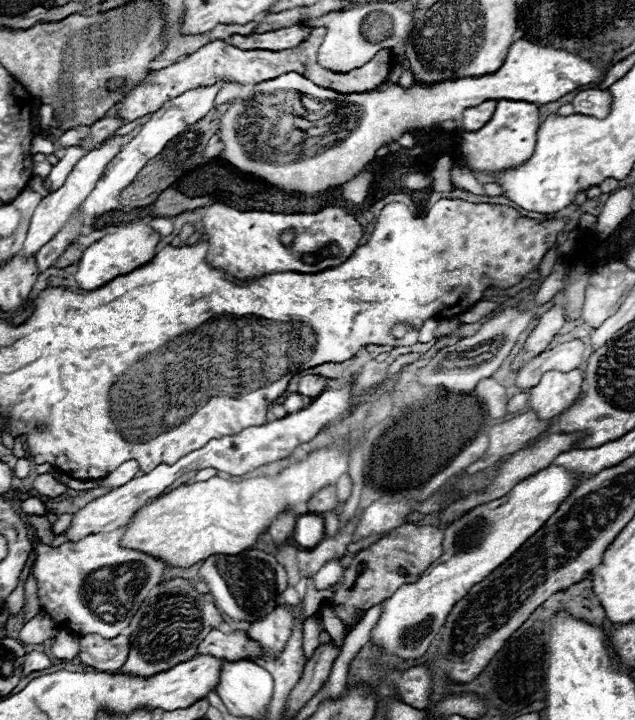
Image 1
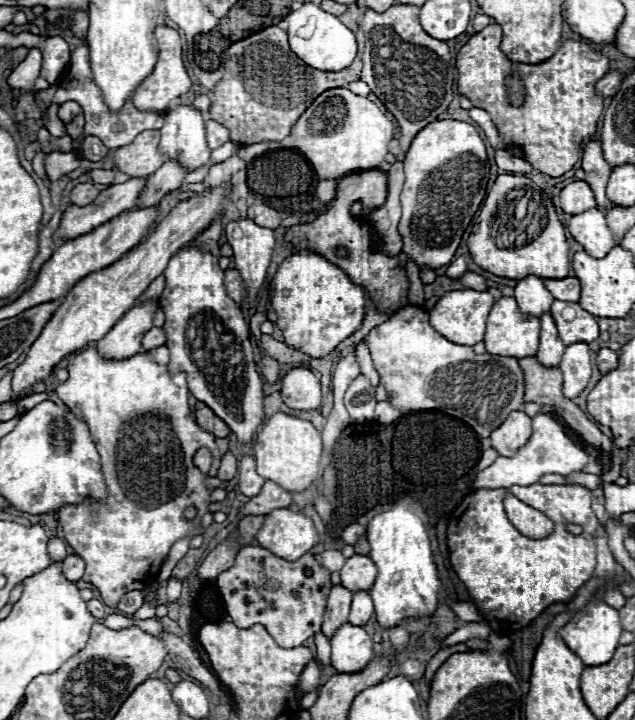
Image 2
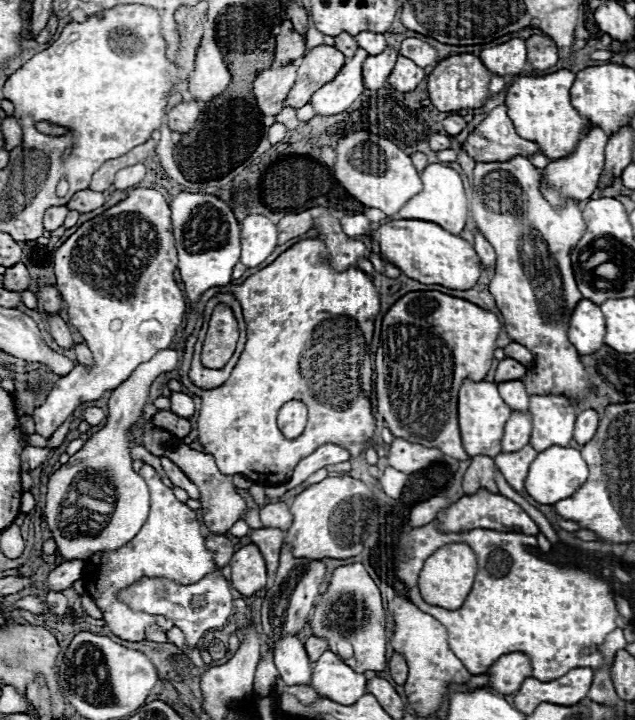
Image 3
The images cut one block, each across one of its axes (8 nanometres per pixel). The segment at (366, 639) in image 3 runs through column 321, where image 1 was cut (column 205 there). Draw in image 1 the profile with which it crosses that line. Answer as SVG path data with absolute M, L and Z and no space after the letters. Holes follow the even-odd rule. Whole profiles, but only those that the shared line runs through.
M172 580L172 582L164 582L160 586L152 588L152 594L148 594L148 602L144 602L144 606L140 606L140 610L136 612L136 618L132 618L128 630L132 630L130 634L130 654L128 654L128 662L124 664L124 670L120 672L128 672L128 674L138 674L138 676L152 676L156 672L168 670L180 662L186 662L190 658L194 658L196 654L196 646L206 638L206 634L218 624L224 622L222 612L206 600L204 594L200 594L190 580Z

